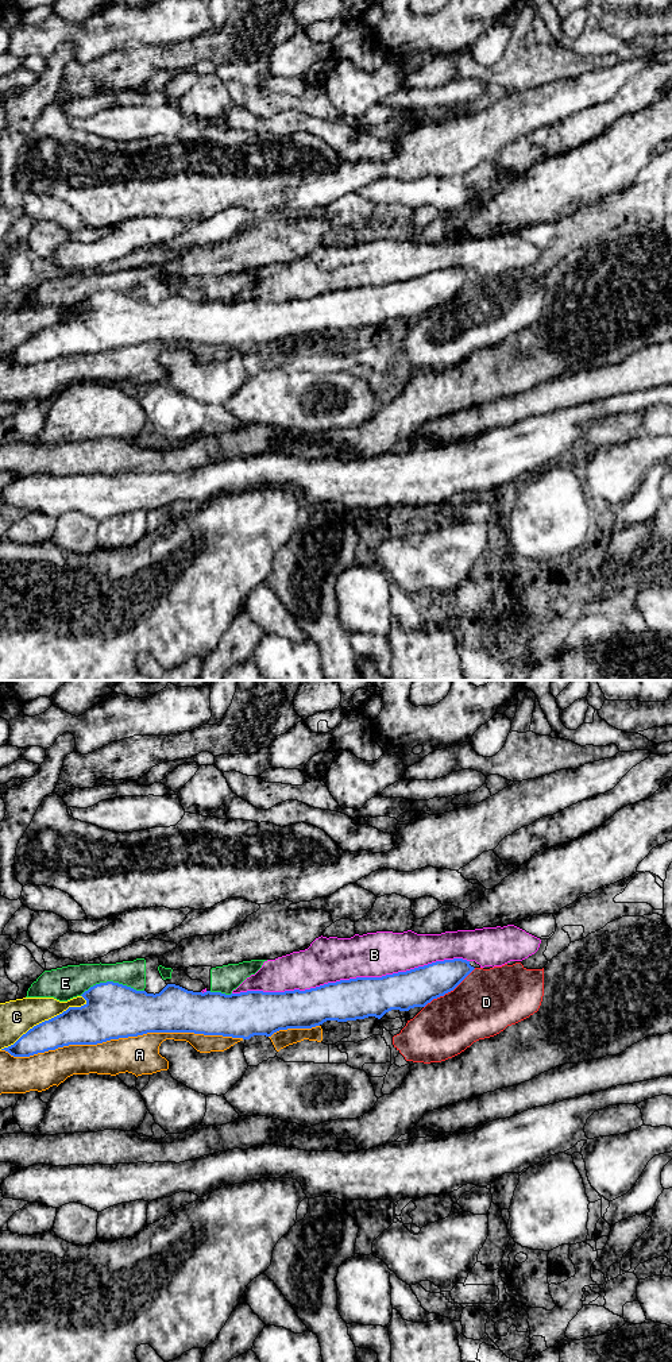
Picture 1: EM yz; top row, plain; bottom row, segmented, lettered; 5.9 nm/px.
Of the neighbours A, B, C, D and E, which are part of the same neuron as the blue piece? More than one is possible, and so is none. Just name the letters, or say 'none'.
none

